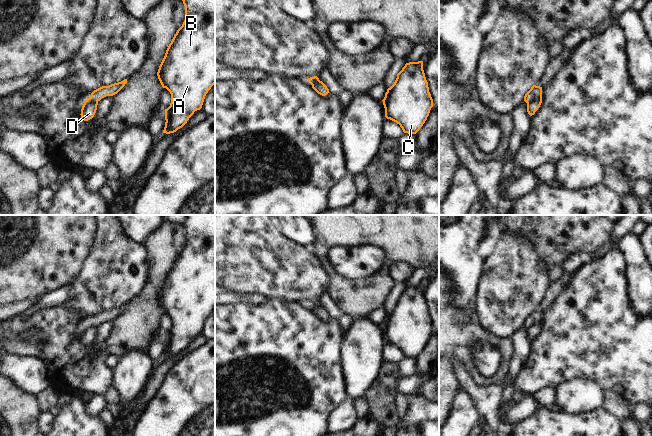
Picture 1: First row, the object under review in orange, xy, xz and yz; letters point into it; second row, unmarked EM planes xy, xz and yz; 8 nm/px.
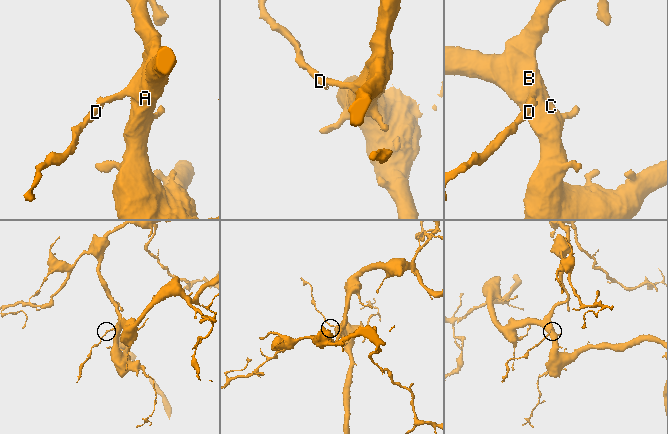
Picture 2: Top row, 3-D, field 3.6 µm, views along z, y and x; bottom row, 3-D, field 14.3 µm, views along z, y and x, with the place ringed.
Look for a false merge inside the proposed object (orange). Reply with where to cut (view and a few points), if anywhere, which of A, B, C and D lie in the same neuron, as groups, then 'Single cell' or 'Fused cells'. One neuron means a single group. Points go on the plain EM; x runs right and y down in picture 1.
Split along yz (530, 314), (533, 321), (527, 327). Groups: A B C / D. Fused cells

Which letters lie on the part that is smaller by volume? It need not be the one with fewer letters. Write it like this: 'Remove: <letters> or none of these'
Remove: D

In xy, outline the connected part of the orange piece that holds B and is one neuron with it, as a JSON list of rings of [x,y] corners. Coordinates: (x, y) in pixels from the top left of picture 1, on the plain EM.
[[[187,215],[182,225],[185,244],[169,268],[157,296],[162,311],[171,318],[170,330],[165,333],[163,357],[166,358],[182,352],[194,336],[202,332],[206,318],[215,308],[215,215]]]

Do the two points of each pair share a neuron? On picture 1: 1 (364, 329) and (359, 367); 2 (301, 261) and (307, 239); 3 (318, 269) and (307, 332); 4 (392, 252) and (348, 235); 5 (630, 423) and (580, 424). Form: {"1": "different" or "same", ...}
{"1": "same", "2": "different", "3": "different", "4": "same", "5": "different"}

